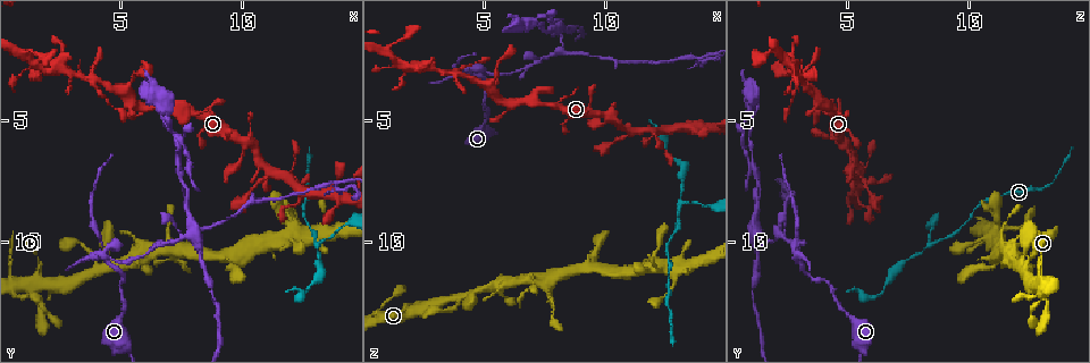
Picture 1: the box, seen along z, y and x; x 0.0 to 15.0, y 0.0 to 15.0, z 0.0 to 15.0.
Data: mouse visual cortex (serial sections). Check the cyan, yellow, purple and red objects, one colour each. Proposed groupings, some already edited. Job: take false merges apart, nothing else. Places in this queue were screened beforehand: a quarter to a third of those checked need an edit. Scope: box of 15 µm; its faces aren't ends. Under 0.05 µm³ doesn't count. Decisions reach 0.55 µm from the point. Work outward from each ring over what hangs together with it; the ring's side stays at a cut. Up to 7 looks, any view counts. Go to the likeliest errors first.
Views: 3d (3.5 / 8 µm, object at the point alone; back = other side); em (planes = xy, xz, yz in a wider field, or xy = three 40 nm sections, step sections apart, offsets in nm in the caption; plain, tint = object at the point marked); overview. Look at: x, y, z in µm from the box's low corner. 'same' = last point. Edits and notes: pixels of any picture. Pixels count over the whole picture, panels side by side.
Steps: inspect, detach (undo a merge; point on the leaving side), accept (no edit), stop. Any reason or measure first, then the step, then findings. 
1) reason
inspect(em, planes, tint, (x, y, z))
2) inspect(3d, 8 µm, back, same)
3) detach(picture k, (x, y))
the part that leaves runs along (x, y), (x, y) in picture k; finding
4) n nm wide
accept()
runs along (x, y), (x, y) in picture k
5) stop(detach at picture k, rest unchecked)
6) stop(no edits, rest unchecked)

arms part here
inspect(3d, 8 µm, back, (4.3, 10.7, 3.0))

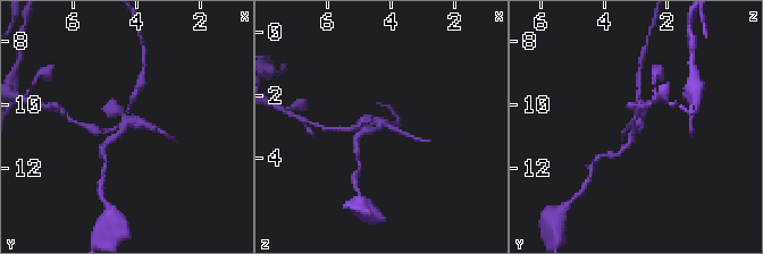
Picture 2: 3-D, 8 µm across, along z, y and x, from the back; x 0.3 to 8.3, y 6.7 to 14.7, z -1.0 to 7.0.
inspect(em, xy, step 3, tint, (4.4, 10.6, 3.0))

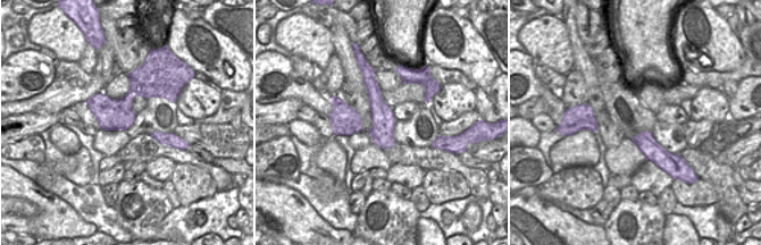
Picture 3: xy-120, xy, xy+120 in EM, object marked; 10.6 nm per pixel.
260 nm wide
detach(picture 2, (642, 113))
the part that leaves runs along (378, 124), (337, 128) in picture 2; two cells meet here

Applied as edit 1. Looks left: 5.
see it whole again
inspect(overview)

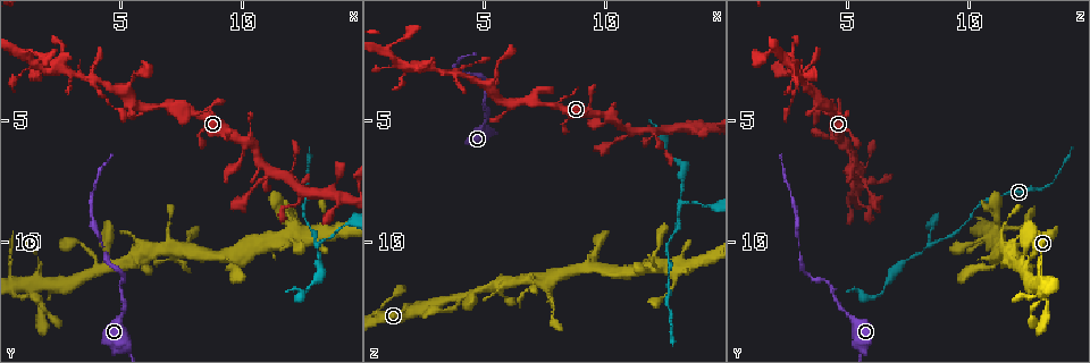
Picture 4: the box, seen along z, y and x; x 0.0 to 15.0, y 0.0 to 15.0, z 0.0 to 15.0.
sharp bend
inspect(3d, 3.5 µm, (4.0, 3.3, 3.0))

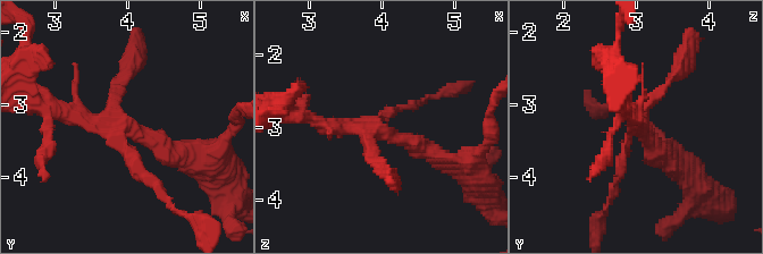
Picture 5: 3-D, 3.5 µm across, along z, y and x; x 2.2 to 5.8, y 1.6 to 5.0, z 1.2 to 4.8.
now the EM
inspect(em, xy, step 5, tint, (3.95, 3.30, 3.05))

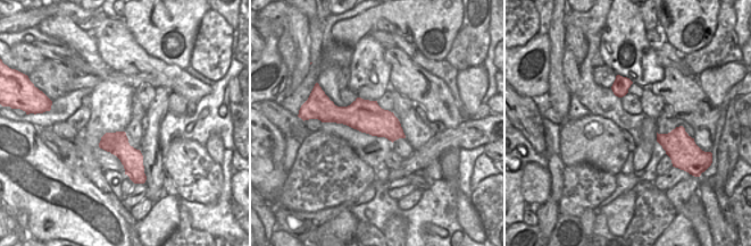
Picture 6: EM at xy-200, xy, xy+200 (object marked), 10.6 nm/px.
cut it another way
inspect(em, xy, step 1, tint, same)

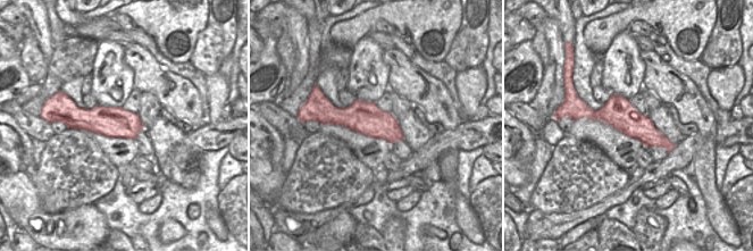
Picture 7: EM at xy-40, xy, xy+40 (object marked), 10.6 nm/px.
accept()
runs along (583, 114), (620, 114), (670, 145) in picture 7; continuous, no second cell

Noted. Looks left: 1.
three arms meet
inspect(3d, 3.5 µm, (13.1, 10.1, 8.3))

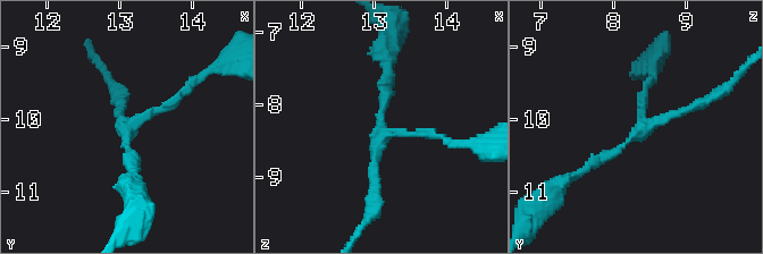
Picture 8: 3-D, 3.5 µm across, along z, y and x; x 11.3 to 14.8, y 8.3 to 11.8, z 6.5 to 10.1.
detach(picture 8, (175, 101))
the part that leaves runs along (140, 117), (233, 60) in picture 8; two cells meet here

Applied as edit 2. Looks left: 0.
stop(detach at picture 2, detach at picture 8, rest unchecked)

